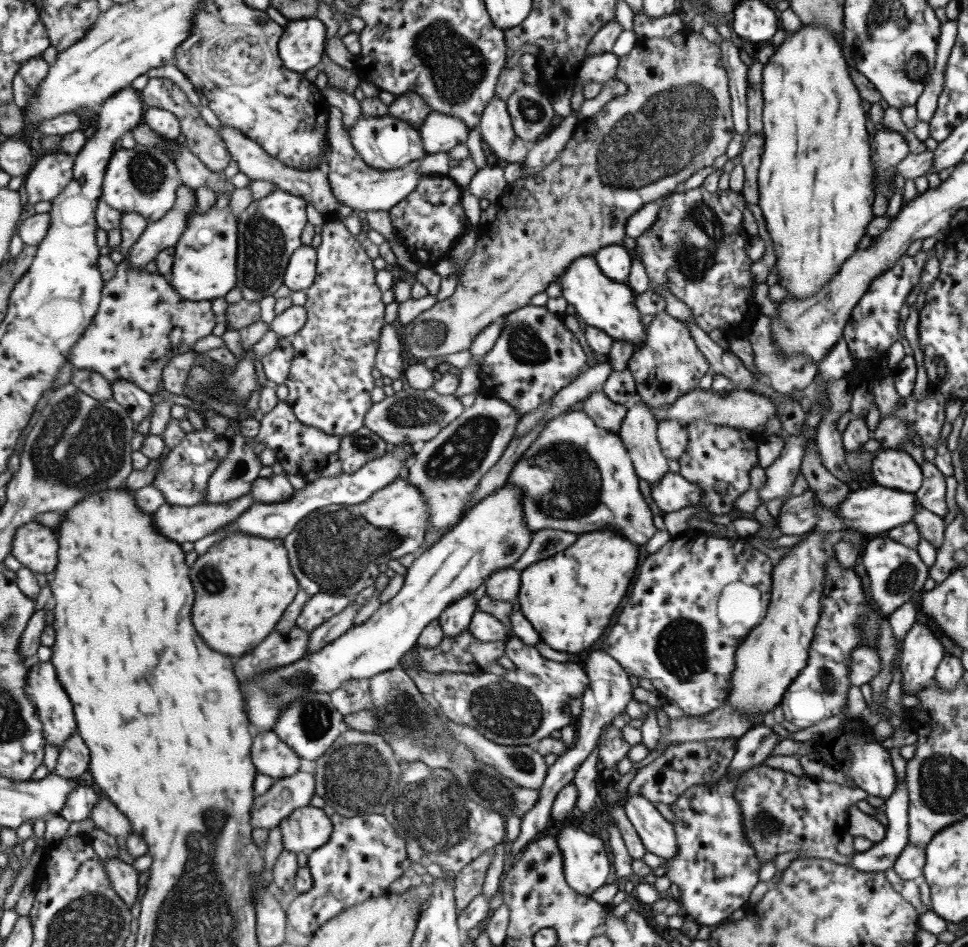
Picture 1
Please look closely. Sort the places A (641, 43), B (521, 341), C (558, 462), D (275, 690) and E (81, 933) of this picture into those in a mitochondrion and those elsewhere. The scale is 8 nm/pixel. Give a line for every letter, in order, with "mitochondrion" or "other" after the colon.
A: other
B: mitochondrion
C: mitochondrion
D: mitochondrion
E: mitochondrion

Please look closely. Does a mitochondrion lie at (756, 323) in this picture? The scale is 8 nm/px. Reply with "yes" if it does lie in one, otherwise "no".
no

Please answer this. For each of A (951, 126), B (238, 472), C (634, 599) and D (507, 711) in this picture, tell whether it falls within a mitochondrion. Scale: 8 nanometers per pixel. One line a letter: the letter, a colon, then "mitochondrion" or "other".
A: other
B: mitochondrion
C: other
D: mitochondrion

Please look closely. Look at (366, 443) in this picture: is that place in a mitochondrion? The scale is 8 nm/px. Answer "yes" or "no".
yes

